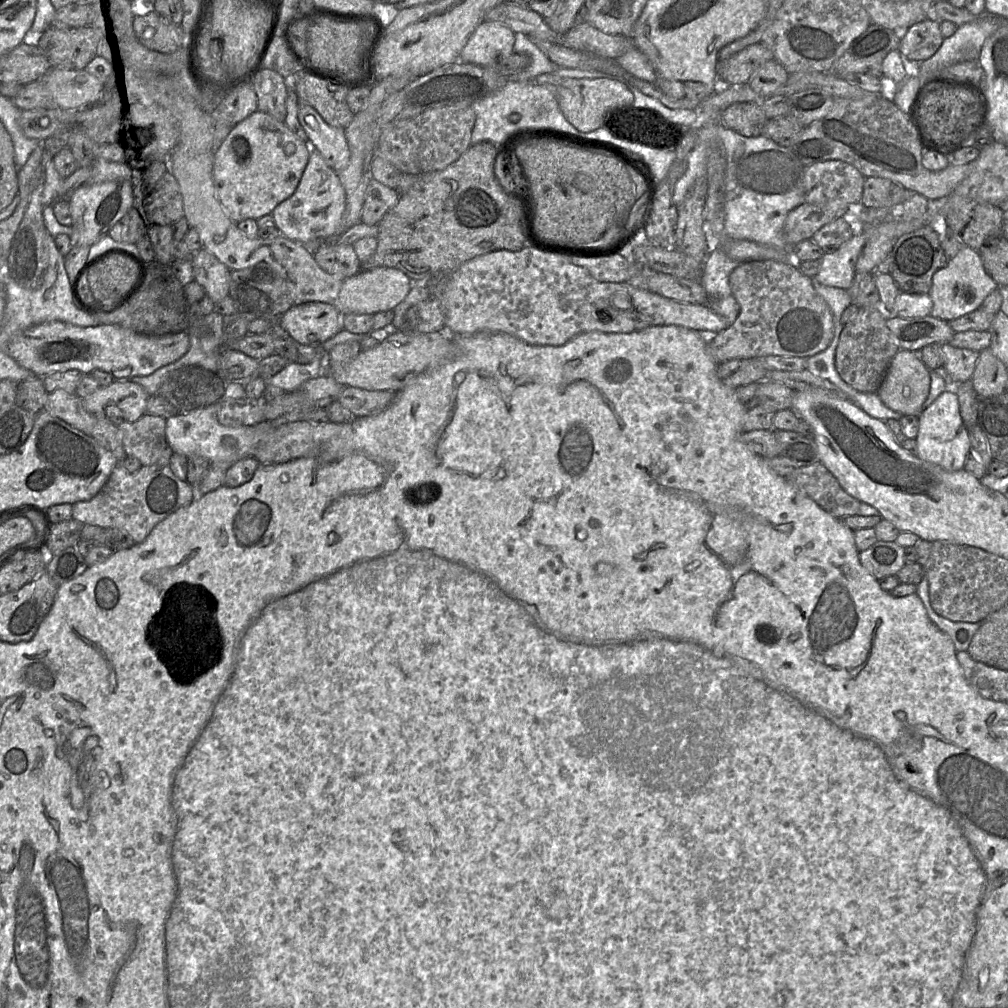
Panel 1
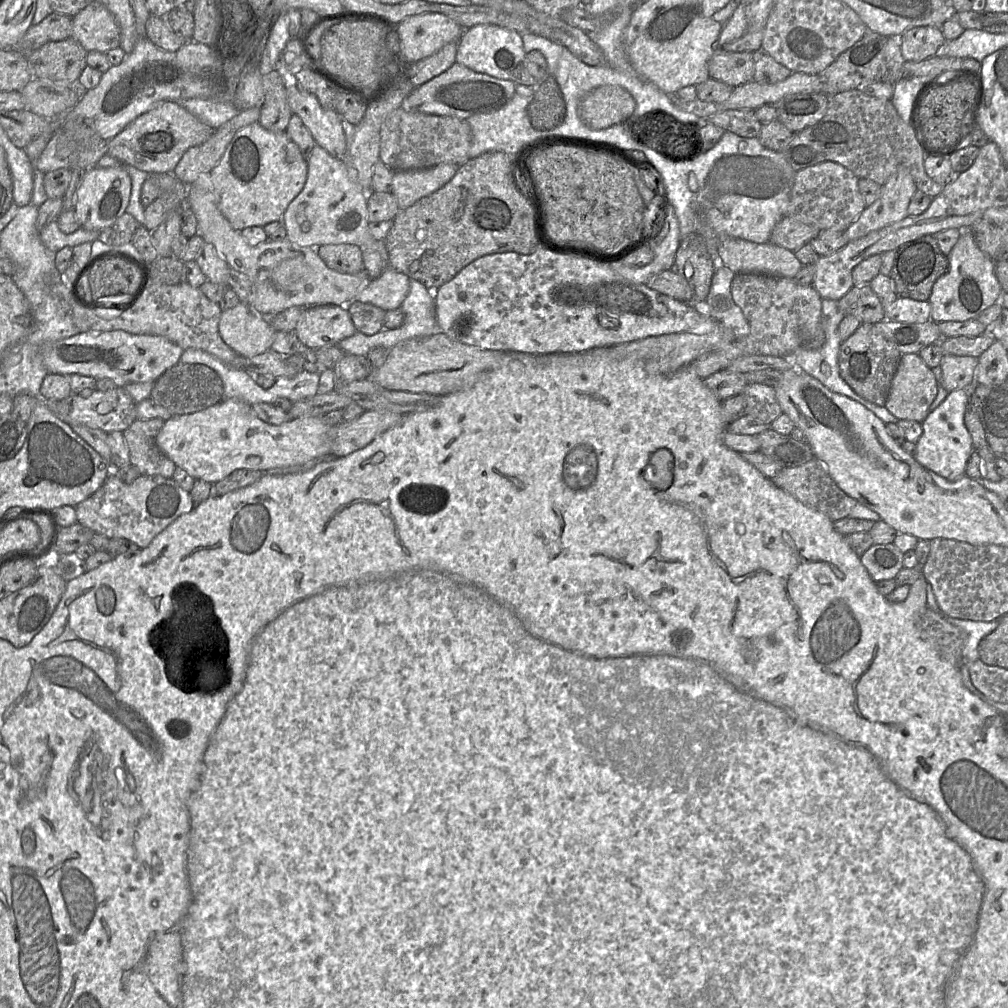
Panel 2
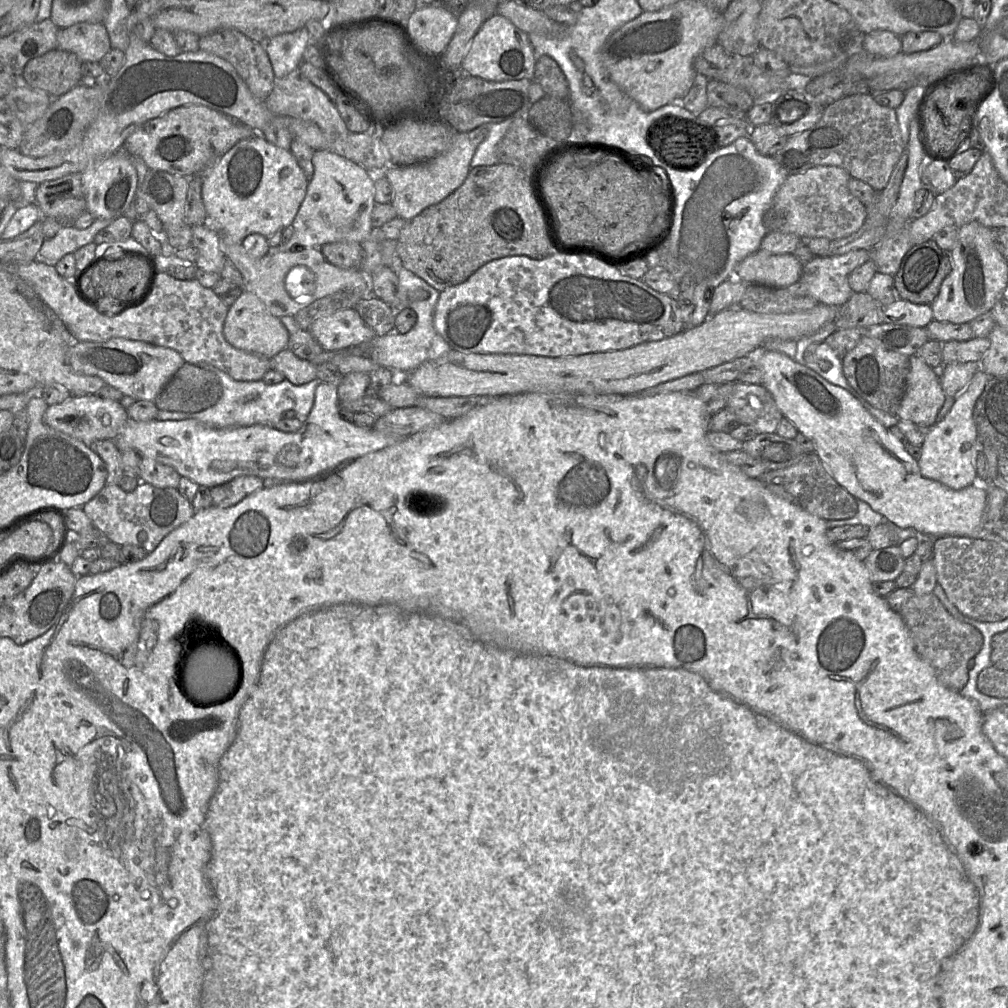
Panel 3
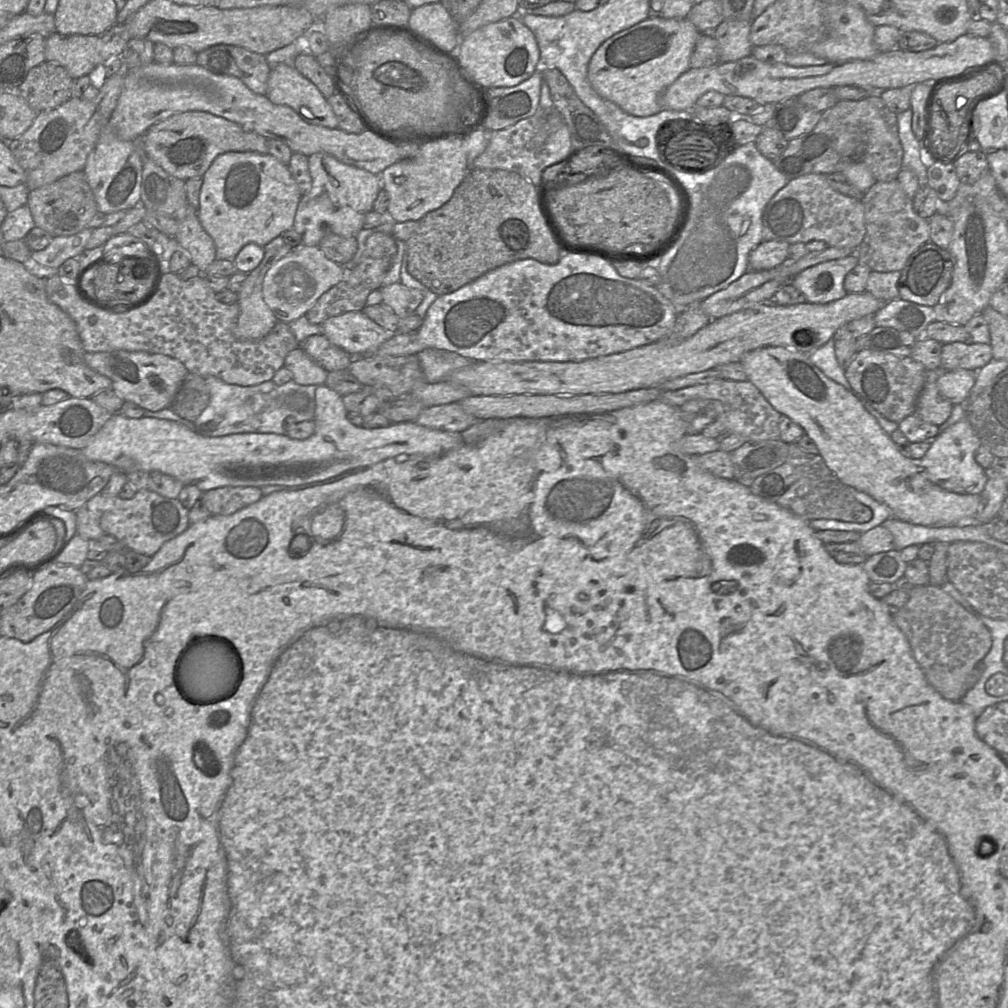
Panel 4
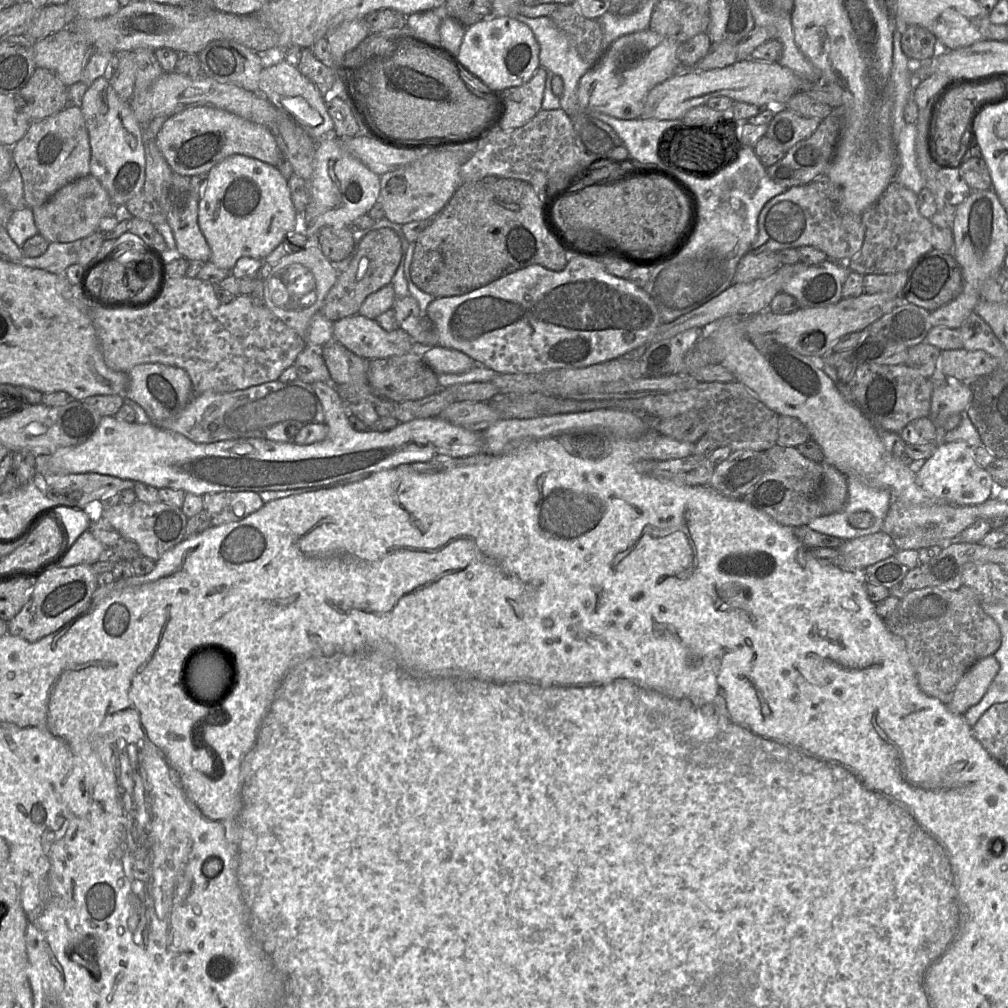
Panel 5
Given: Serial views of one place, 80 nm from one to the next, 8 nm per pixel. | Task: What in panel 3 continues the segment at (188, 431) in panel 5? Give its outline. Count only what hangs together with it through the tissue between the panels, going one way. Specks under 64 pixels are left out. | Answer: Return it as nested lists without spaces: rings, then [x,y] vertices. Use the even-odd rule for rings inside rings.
[[[195,363],[195,364],[204,364],[215,370],[215,374],[217,375],[216,377],[221,386],[221,396],[215,405],[199,413],[190,414],[190,418],[215,428],[252,426],[257,424],[266,425],[274,428],[274,425],[282,418],[284,418],[283,414],[286,411],[293,411],[296,415],[294,417],[297,417],[298,419],[305,419],[309,415],[313,407],[316,387],[321,382],[319,379],[315,379],[302,385],[295,385],[289,380],[284,379],[279,384],[268,385],[262,380],[238,381],[234,380],[228,374],[217,369],[212,365],[206,363]]]

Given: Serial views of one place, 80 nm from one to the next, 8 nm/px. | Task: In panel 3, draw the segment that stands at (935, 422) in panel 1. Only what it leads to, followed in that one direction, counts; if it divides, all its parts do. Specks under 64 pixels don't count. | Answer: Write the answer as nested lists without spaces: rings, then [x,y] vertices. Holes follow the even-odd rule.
[[[981,370],[977,371],[967,387],[954,400],[948,414],[930,427],[918,460],[921,473],[928,478],[960,490],[978,482],[975,460],[977,456],[978,431],[974,419],[974,407],[977,399],[992,377]]]

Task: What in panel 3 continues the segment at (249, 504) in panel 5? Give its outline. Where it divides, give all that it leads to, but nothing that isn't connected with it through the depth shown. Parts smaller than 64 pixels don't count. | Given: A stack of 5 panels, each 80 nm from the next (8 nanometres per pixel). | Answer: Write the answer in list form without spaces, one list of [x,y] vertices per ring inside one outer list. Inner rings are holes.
[[[239,476],[210,489],[212,506],[228,508],[264,487],[264,480],[257,476]]]

